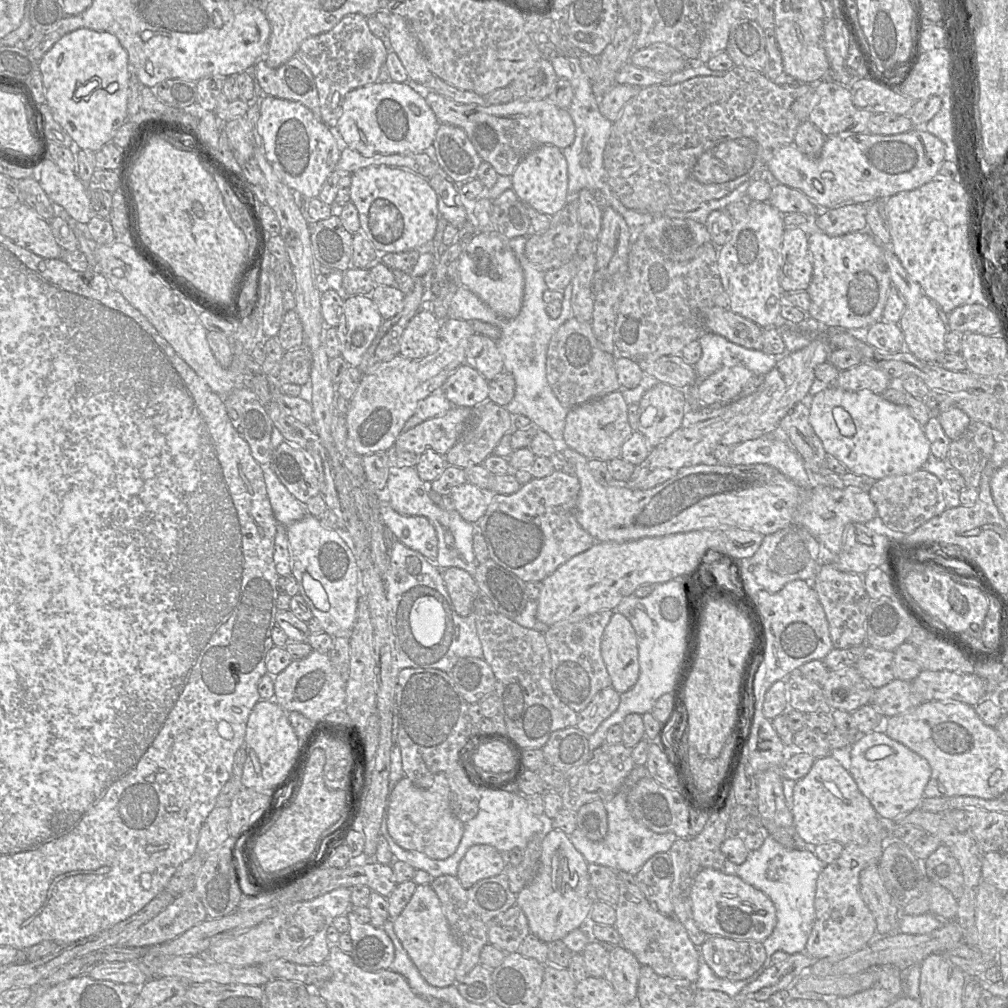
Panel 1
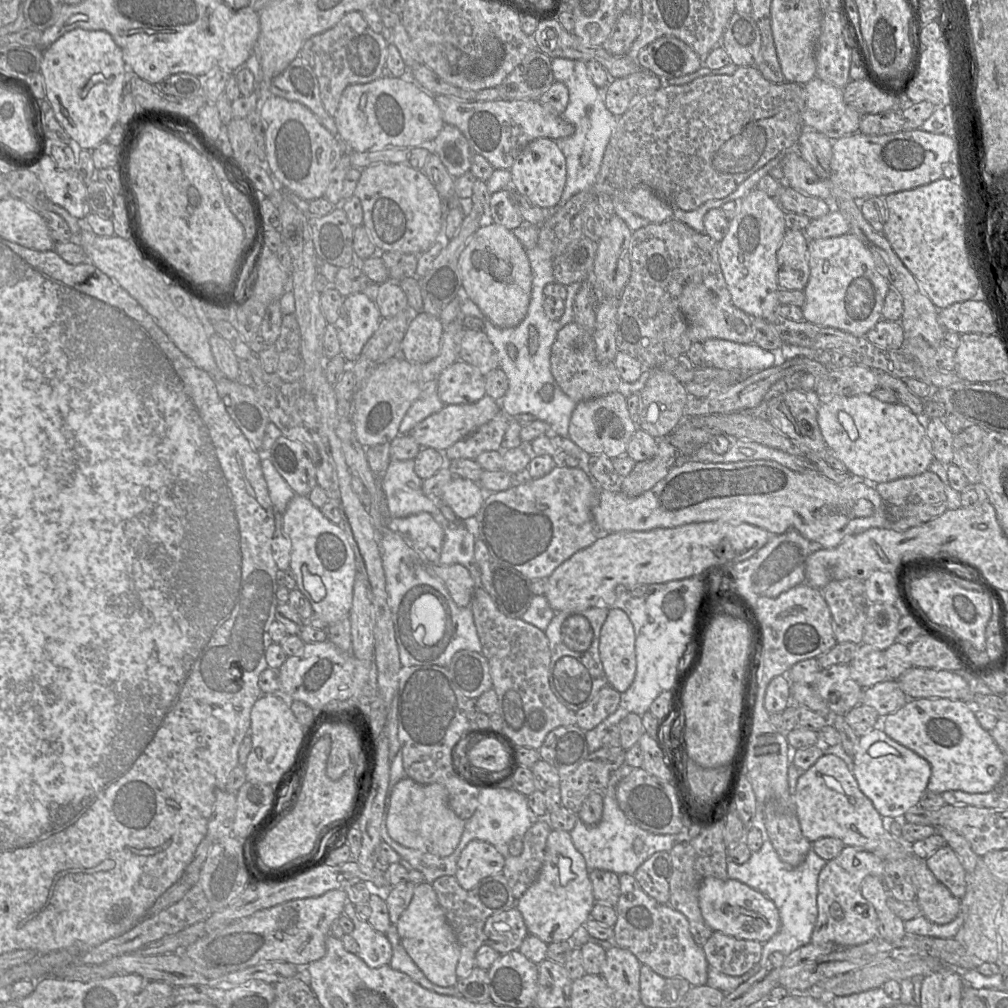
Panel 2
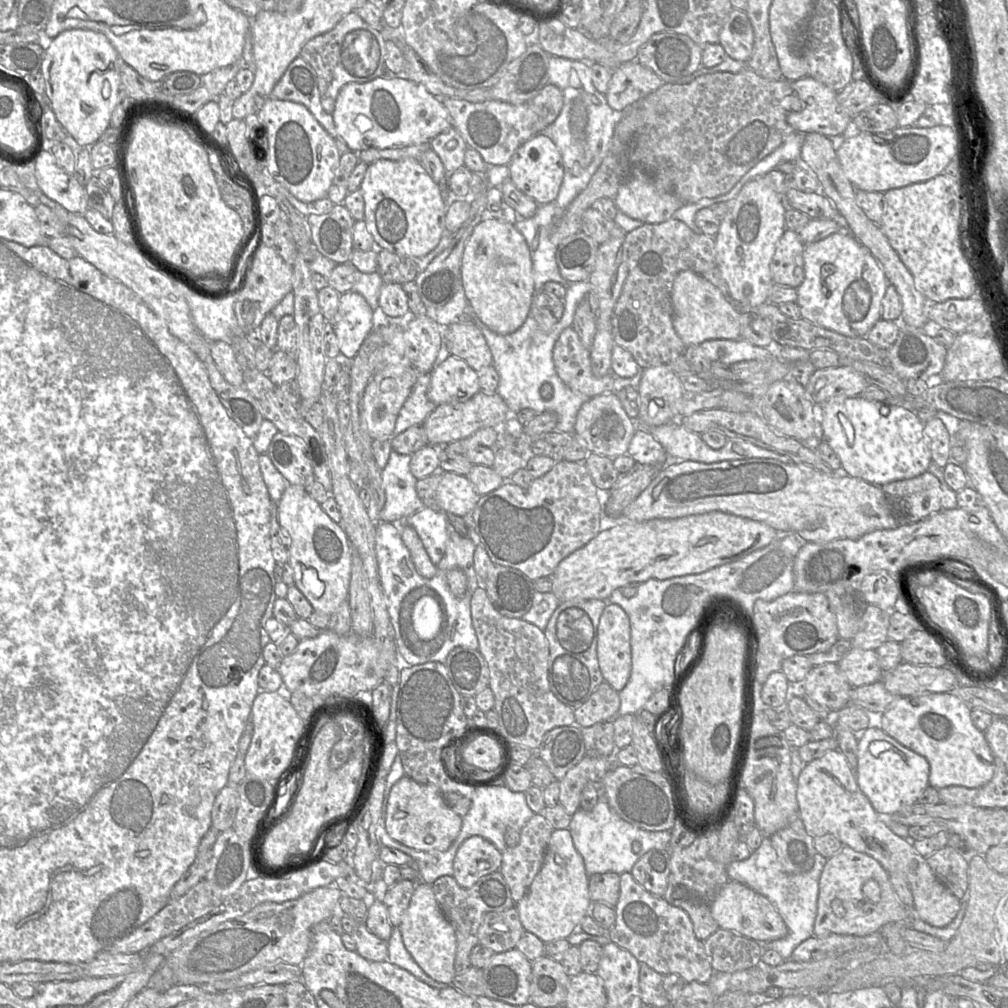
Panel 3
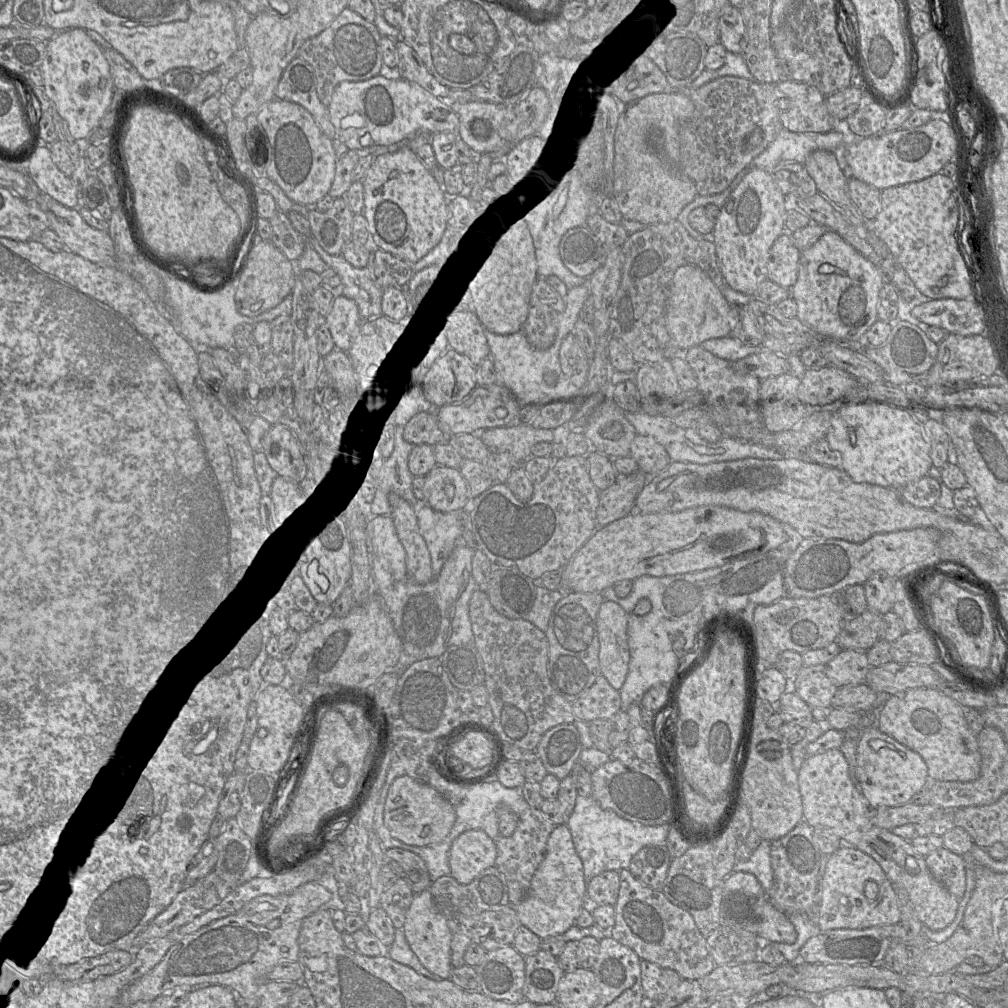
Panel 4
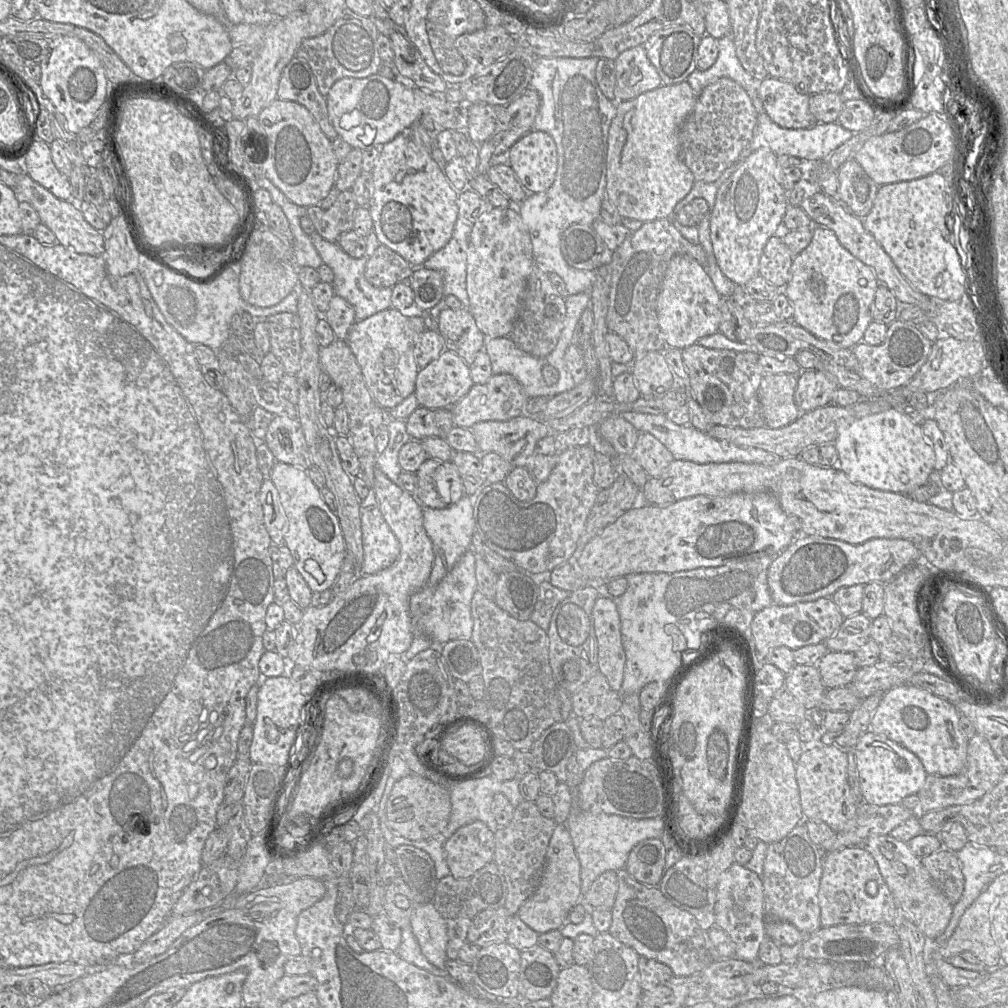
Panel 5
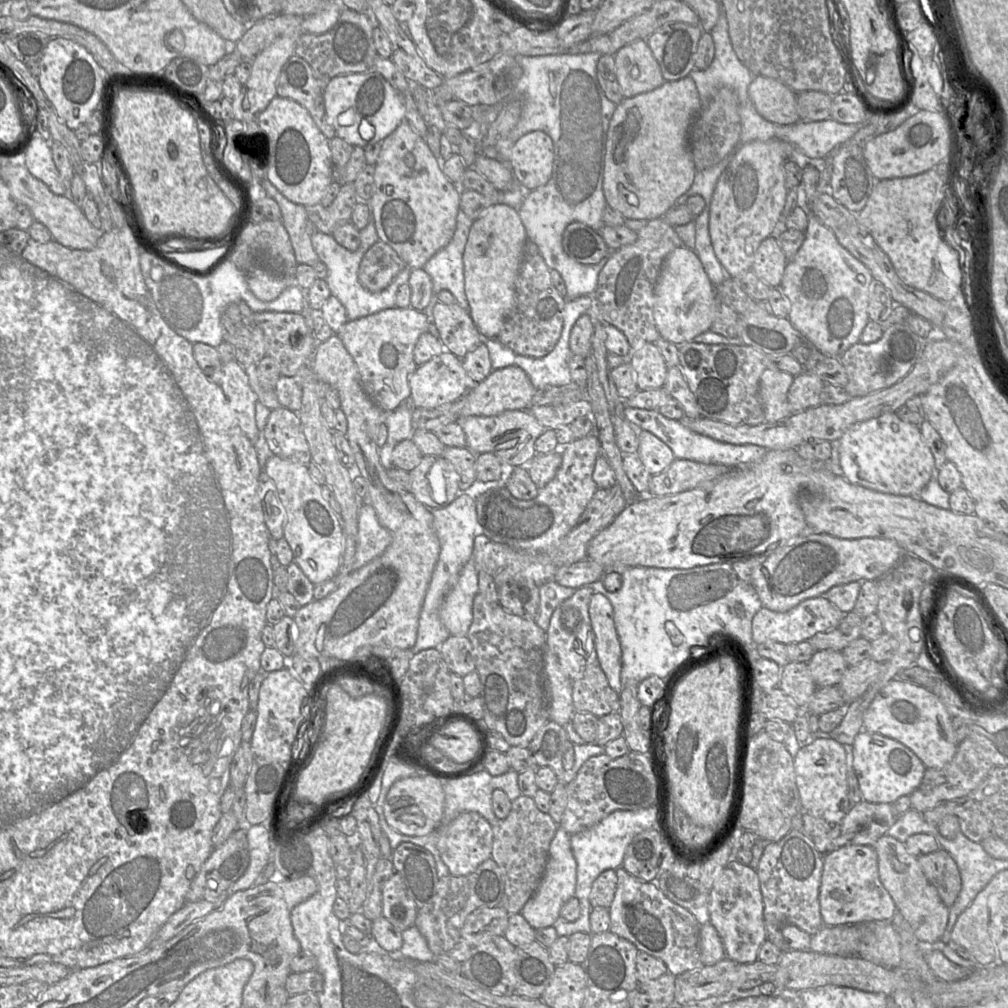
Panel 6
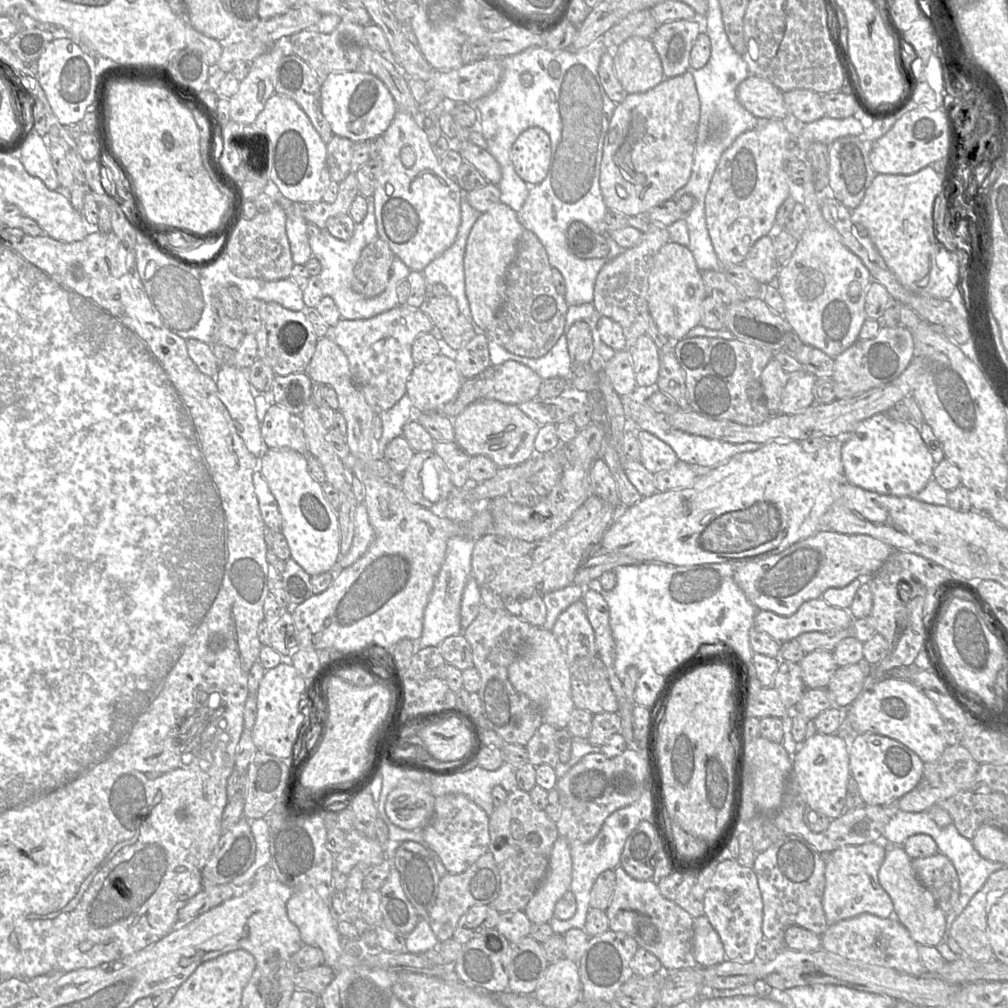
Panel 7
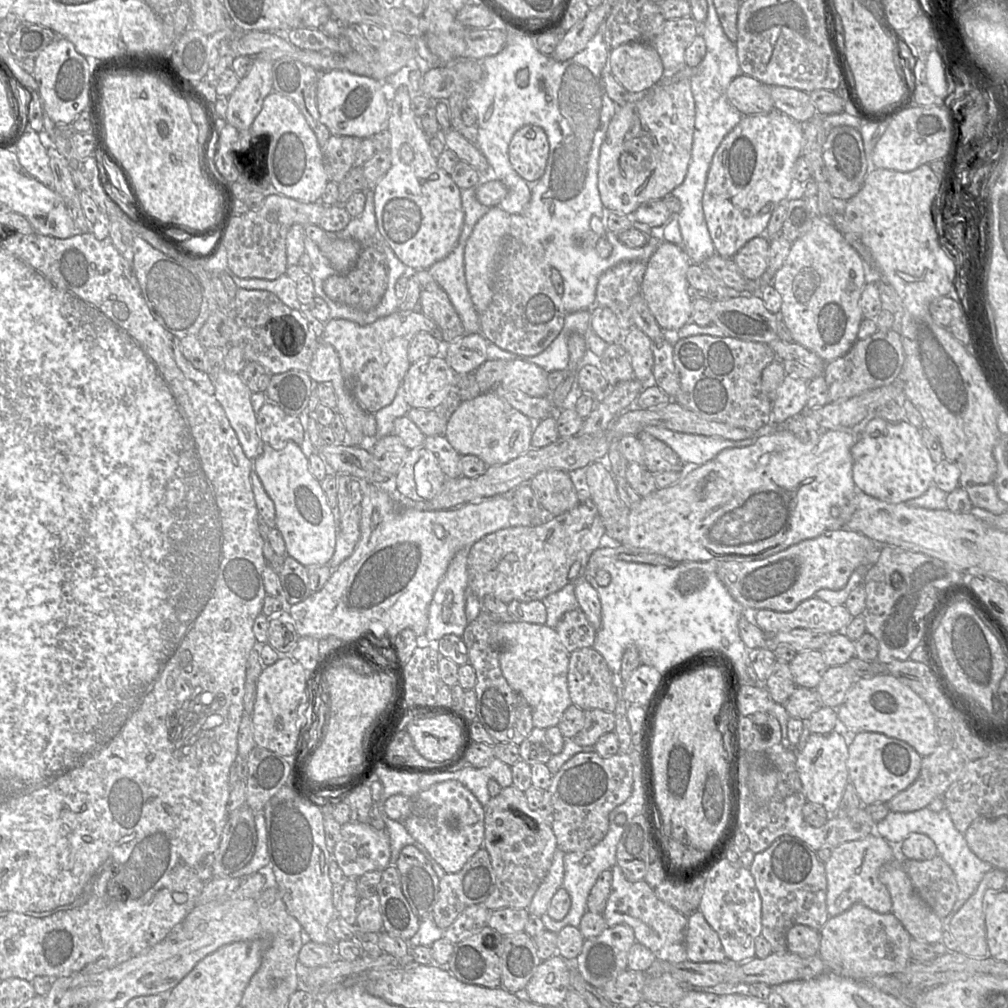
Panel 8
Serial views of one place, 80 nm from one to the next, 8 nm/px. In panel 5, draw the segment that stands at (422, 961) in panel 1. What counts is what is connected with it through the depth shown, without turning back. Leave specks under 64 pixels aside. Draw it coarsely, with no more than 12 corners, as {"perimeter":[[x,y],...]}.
{"perimeter":[[433,903],[410,920],[422,954],[445,970],[447,928]]}

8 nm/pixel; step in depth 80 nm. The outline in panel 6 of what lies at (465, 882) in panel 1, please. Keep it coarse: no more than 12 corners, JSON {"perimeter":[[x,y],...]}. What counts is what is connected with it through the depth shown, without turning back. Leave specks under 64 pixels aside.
{"perimeter":[[477,812],[437,828],[453,876],[491,858],[492,825]]}

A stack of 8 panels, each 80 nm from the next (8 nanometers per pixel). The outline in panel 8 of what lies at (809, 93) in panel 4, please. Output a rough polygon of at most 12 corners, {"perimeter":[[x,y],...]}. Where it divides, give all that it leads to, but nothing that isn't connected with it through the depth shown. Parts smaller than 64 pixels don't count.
{"perimeter":[[749,75],[729,84],[728,101],[742,115],[774,108],[769,86]]}

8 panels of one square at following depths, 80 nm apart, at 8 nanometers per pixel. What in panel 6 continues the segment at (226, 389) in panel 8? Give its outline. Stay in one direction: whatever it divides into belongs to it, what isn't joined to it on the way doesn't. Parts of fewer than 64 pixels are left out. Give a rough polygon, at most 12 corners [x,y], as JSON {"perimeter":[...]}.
{"perimeter":[[223,362],[220,387],[255,445],[257,396],[243,367]]}

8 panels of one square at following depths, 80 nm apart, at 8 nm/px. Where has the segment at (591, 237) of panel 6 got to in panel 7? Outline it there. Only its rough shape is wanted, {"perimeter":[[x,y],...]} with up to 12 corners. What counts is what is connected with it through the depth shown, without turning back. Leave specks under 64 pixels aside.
{"perimeter":[[579,221],[569,225],[567,243],[580,259],[605,258],[604,235]]}

